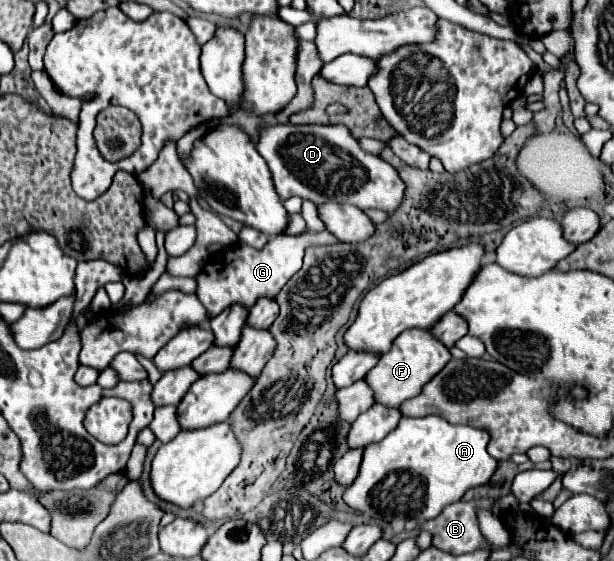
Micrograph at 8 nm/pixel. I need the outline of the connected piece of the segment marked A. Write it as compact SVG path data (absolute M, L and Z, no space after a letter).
M426 415L420 419L402 417L400 425L388 437L384 437L384 441L378 441L364 449L360 475L346 489L344 501L374 523L390 523L394 517L416 519L418 523L434 519L444 511L444 507L460 501L468 489L486 485L490 481L498 467L498 461L488 453L488 441L488 431L472 425L454 425L438 415Z

